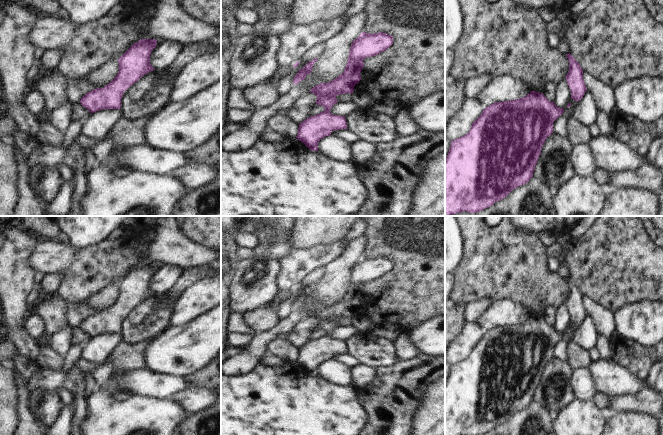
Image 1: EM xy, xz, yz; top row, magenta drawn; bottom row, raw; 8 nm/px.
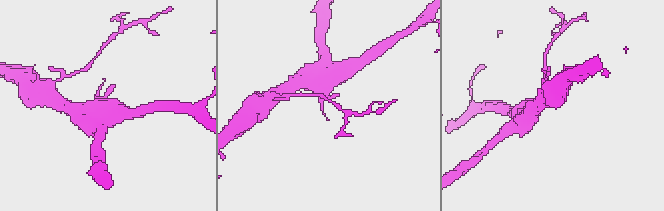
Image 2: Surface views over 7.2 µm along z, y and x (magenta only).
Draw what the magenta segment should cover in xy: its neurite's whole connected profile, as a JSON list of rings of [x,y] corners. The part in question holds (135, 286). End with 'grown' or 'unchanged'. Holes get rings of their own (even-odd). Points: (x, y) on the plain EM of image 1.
[[[141,263],[134,267],[119,283],[116,301],[103,312],[86,317],[80,324],[90,337],[102,333],[120,333],[124,316],[145,298],[155,294],[150,288],[150,279],[157,264]]]; unchanged

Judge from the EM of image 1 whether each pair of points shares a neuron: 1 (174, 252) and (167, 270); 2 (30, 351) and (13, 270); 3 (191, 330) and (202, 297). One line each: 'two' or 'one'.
1: two
2: one
3: two

